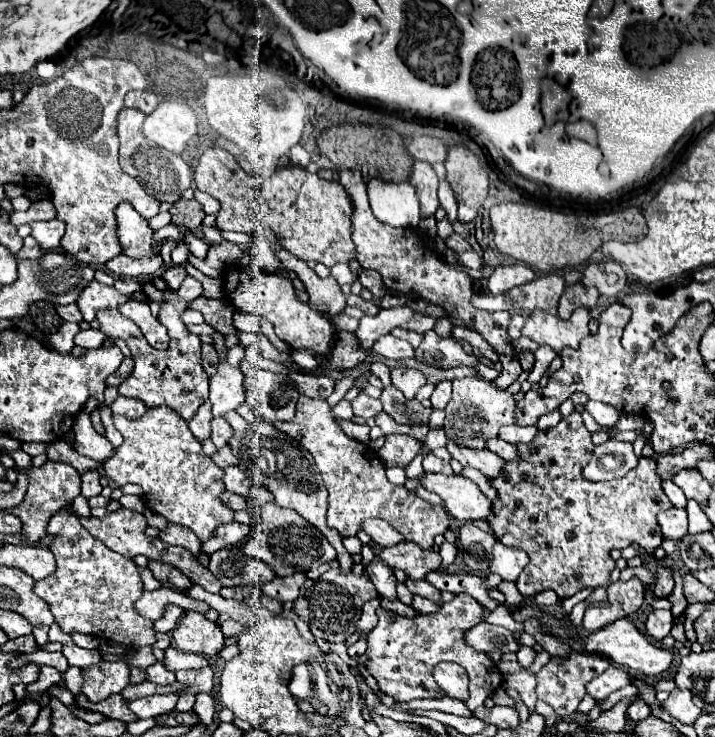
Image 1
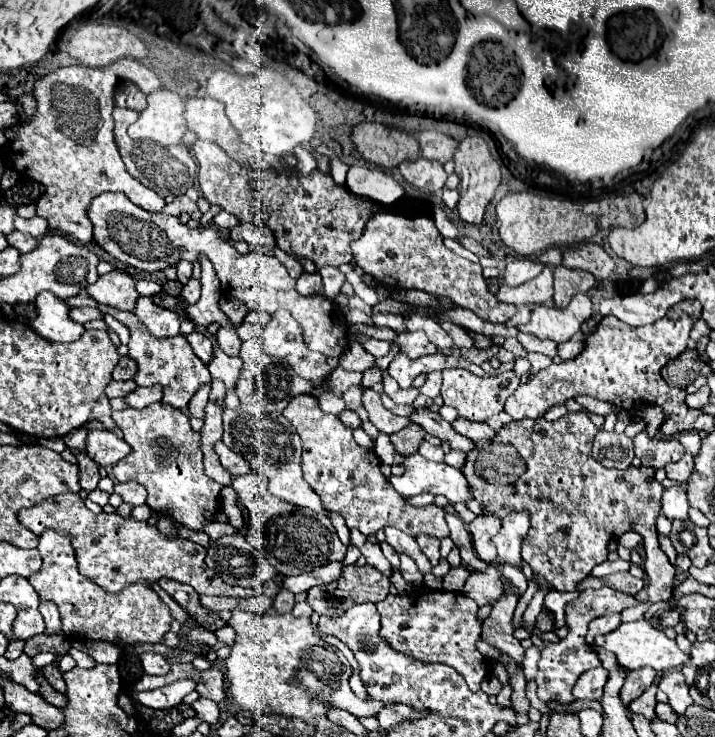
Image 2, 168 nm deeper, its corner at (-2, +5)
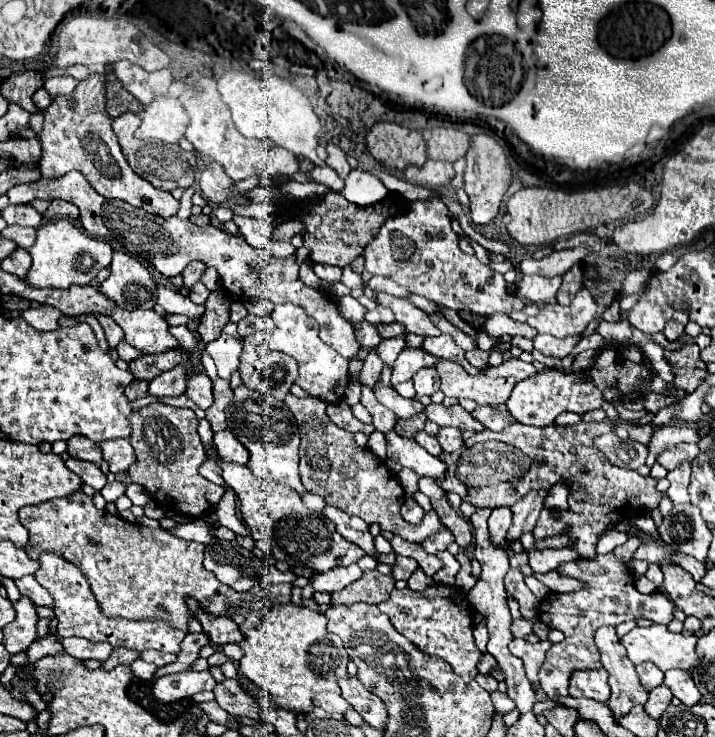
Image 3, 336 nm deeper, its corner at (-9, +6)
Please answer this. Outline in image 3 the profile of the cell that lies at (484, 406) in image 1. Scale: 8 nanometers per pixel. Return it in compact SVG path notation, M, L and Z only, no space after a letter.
M440 359L436 363L436 371L440 375L440 391L446 397L466 397L474 399L480 405L504 405L516 385L514 377L488 377L488 375L468 375L462 365L454 361Z

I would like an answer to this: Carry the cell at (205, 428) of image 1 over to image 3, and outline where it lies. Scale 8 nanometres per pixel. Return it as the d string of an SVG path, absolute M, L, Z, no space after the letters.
M192 373L186 383L186 397L192 399L200 409L212 405L212 381L206 373Z

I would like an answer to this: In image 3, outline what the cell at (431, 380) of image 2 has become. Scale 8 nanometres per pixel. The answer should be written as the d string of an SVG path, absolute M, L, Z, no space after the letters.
M426 367L426 369L420 369L414 377L414 387L416 387L416 393L418 395L432 395L440 389L440 381L438 381L438 373L434 367Z

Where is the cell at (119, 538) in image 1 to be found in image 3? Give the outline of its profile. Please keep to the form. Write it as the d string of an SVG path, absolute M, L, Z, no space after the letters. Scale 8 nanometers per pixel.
M82 491L40 505L22 507L20 523L30 533L30 541L24 547L28 557L38 559L40 553L56 553L76 565L88 579L102 615L106 617L166 621L170 627L186 633L188 621L194 617L186 605L188 597L196 599L200 607L214 617L228 617L238 603L260 601L264 597L260 587L238 593L212 577L202 565L202 543L182 541L162 527L148 529L144 525L128 523L118 515L110 515L108 511L98 511L92 499Z

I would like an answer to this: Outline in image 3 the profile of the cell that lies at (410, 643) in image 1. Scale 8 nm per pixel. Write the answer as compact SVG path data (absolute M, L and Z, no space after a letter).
M430 585L420 593L408 587L402 591L394 589L390 593L390 599L380 603L378 609L390 617L398 633L408 637L424 653L430 653L434 657L442 657L444 661L448 661L452 671L458 673L464 681L472 681L478 675L476 665L482 653L474 645L474 637L472 637L474 623L470 619L472 607L462 589L448 587L448 585L442 585L442 587Z

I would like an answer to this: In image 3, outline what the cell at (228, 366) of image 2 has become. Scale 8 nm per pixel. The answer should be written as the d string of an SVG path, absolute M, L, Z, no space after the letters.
M222 333L218 339L214 339L206 345L206 351L214 359L214 363L218 367L218 375L222 379L230 379L232 371L238 369L238 361L240 361L240 353L242 353L242 341L238 337Z

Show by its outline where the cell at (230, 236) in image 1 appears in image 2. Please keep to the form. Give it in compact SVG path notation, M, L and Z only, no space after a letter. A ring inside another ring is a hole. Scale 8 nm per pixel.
M181 195L177 197L178 198L176 198L174 202L166 204L163 207L162 212L178 217L183 212L192 214L194 211L198 210L196 202L191 200L186 195ZM185 197L187 197L187 199Z

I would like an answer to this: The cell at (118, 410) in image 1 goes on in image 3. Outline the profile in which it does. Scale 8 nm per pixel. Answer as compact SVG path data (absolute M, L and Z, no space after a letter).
M176 365L170 371L164 371L156 379L150 381L150 395L158 395L158 397L172 395L172 397L178 397L178 395L184 393L188 377L190 377L188 369L184 365Z

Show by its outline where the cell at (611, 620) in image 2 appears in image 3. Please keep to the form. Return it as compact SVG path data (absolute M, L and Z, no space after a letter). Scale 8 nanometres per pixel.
M602 627L596 633L596 647L602 653L602 665L608 671L608 685L612 697L608 707L614 717L628 713L634 705L644 705L648 701L648 691L642 687L634 663L626 657L626 649L618 641L614 627Z

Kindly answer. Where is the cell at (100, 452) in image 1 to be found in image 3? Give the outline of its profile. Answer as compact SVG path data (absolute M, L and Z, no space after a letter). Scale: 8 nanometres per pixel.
M110 439L100 443L102 449L102 459L110 465L112 473L128 471L130 465L136 461L134 449L130 445L130 439Z

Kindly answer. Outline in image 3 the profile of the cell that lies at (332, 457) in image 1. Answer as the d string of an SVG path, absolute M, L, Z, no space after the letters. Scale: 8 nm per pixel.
M288 395L286 405L294 413L300 429L300 479L306 491L320 495L326 505L334 505L348 515L362 517L368 525L378 523L384 531L392 531L406 541L422 543L428 535L442 529L434 511L430 511L422 525L410 525L402 519L400 507L404 503L404 489L390 473L386 463L378 459L368 447L358 447L354 435L334 425L326 413L326 403L314 397L298 399Z

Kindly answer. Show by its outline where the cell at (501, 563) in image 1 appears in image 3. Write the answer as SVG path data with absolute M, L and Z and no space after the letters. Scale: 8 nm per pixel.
M530 491L528 495L524 495L520 501L516 501L510 509L514 513L514 521L512 521L512 527L510 527L510 533L508 533L508 543L512 543L512 539L520 539L520 535L524 531L532 531L536 521L538 521L538 515L542 511L542 501L544 501L544 495L538 493L538 491Z

